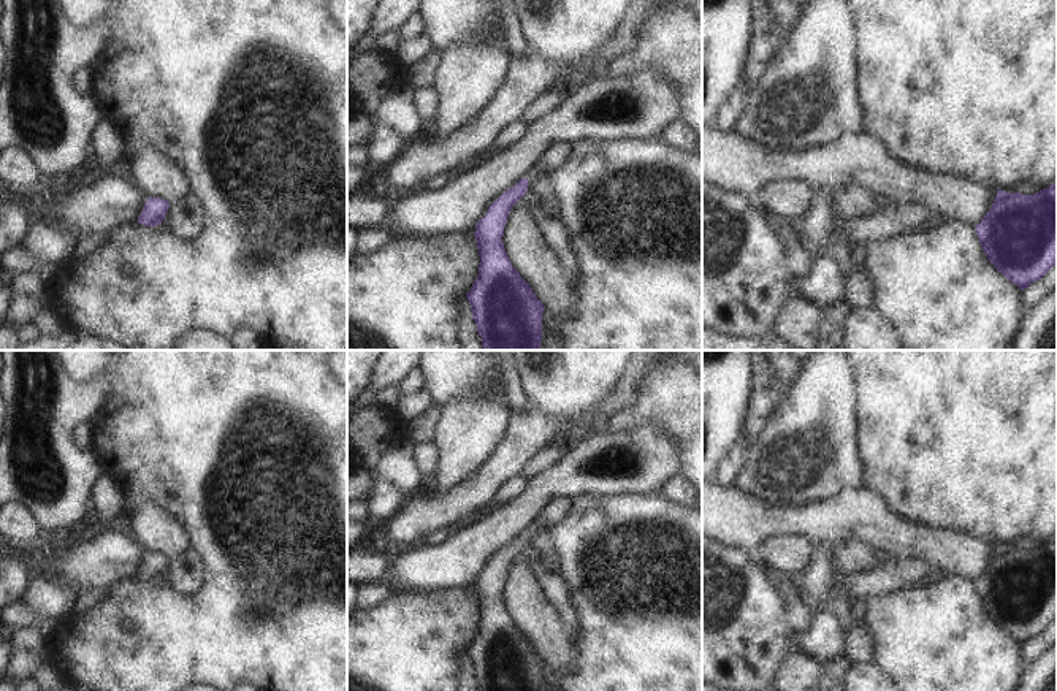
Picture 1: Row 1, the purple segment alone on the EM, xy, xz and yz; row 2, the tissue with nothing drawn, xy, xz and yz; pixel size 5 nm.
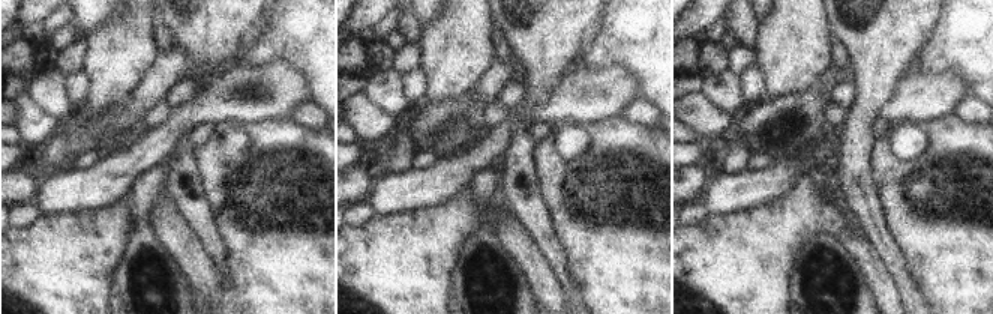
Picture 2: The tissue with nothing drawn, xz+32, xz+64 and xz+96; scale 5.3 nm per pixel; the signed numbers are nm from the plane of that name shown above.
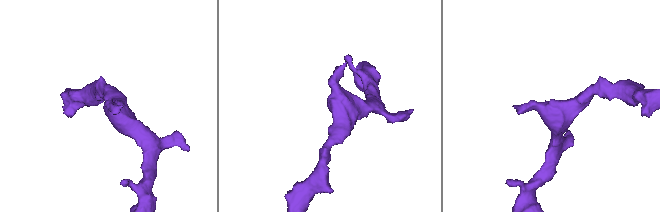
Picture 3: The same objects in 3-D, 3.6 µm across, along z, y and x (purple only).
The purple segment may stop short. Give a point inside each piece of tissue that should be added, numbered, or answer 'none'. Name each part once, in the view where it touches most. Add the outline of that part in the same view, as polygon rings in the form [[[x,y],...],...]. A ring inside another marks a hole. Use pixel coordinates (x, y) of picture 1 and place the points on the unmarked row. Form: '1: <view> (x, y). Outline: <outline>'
1: xz (555, 511). Outline: [[[556,498],[550,501],[544,510],[532,518],[520,534],[528,534],[529,539],[536,537],[542,529],[551,529],[559,523],[570,509],[570,498]]]

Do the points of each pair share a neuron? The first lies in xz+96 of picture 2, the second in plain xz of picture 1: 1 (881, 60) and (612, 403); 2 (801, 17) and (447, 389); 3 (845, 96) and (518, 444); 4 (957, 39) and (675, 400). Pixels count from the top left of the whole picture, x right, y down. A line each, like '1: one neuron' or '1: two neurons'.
1: two neurons
2: two neurons
3: two neurons
4: one neuron

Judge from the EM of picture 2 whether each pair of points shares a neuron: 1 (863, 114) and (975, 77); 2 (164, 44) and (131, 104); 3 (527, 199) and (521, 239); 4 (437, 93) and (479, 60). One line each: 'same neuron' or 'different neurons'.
1: different neurons
2: different neurons
3: different neurons
4: same neuron

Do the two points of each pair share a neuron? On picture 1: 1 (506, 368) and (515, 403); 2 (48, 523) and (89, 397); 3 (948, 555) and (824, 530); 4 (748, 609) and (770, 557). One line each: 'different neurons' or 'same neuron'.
1: same neuron
2: same neuron
3: same neuron
4: different neurons

